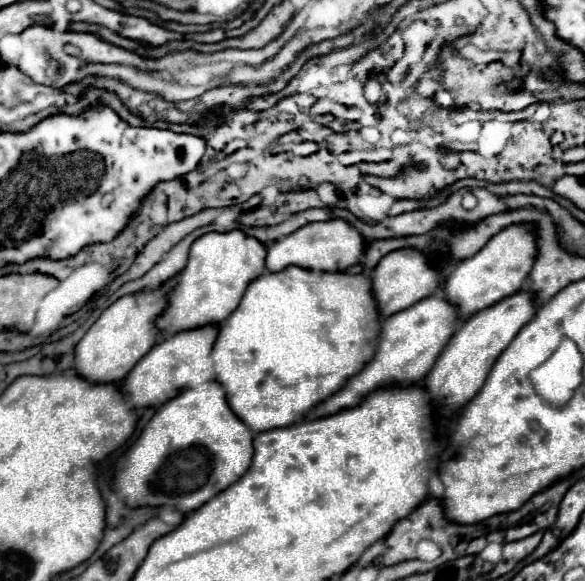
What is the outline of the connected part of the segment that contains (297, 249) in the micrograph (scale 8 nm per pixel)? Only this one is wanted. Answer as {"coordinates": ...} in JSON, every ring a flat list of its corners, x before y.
{"coordinates":[[332,219,332,221,320,221,320,223,308,223,294,231,292,235,286,235,278,241,274,241,268,247,266,267,270,271,286,269,288,265,300,265,308,269,320,269,320,271,346,271,354,265,358,265,358,259,364,257,366,241,348,225,348,221]]}

